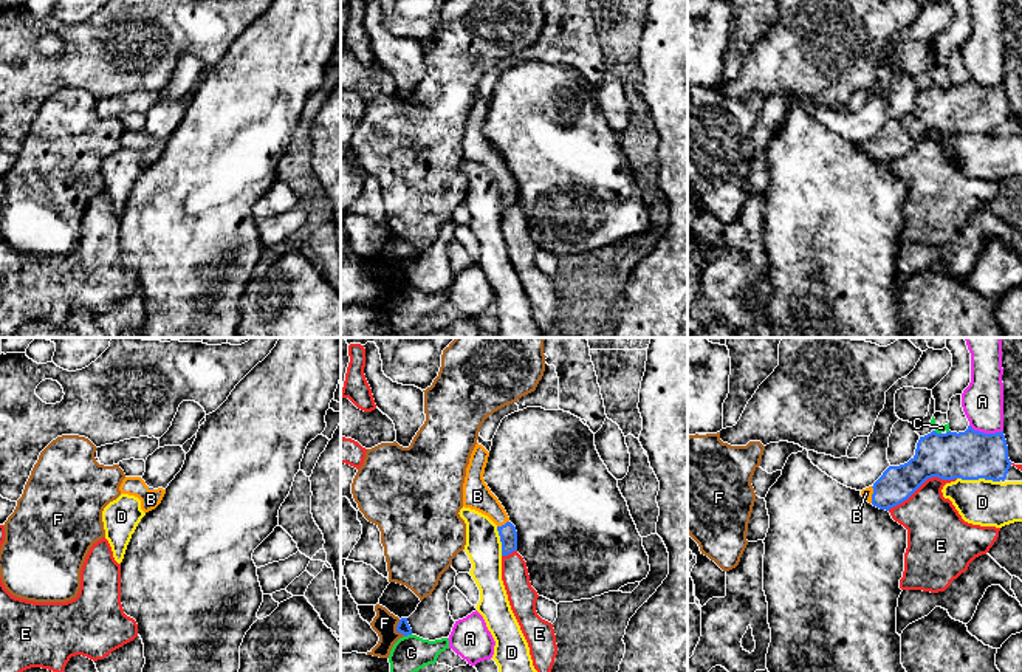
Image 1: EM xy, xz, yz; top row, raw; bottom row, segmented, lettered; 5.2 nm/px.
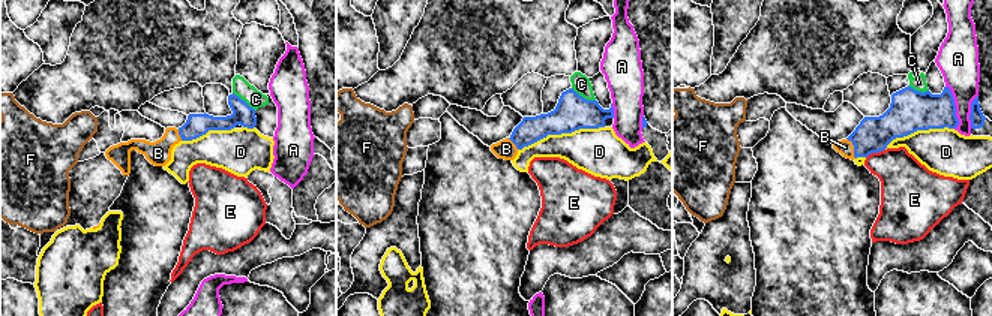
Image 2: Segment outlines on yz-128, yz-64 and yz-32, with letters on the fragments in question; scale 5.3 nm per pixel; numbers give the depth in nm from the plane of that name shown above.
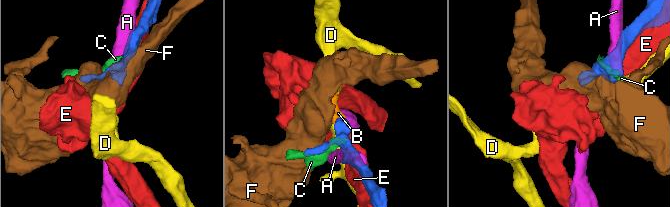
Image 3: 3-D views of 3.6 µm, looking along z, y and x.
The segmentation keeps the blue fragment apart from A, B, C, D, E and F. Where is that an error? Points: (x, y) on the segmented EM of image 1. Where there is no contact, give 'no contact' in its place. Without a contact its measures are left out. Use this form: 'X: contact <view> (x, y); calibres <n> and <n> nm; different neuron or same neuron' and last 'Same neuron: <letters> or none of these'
A: contact yz (987, 434); calibres 260 and 220 nm; different neuron
B: contact xz (502, 525); calibres 100 and 150 nm; same neuron
C: contact xz (408, 634); calibres 70 and 190 nm; different neuron
D: contact yz (979, 477); calibres 260 and 240 nm; different neuron
E: contact yz (922, 483); calibres 240 and 280 nm; different neuron
F: contact xz (397, 629); calibres 70 and 120 nm; different neuron
Same neuron: B

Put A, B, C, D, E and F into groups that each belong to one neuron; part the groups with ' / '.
A / B / C / D / E / F

